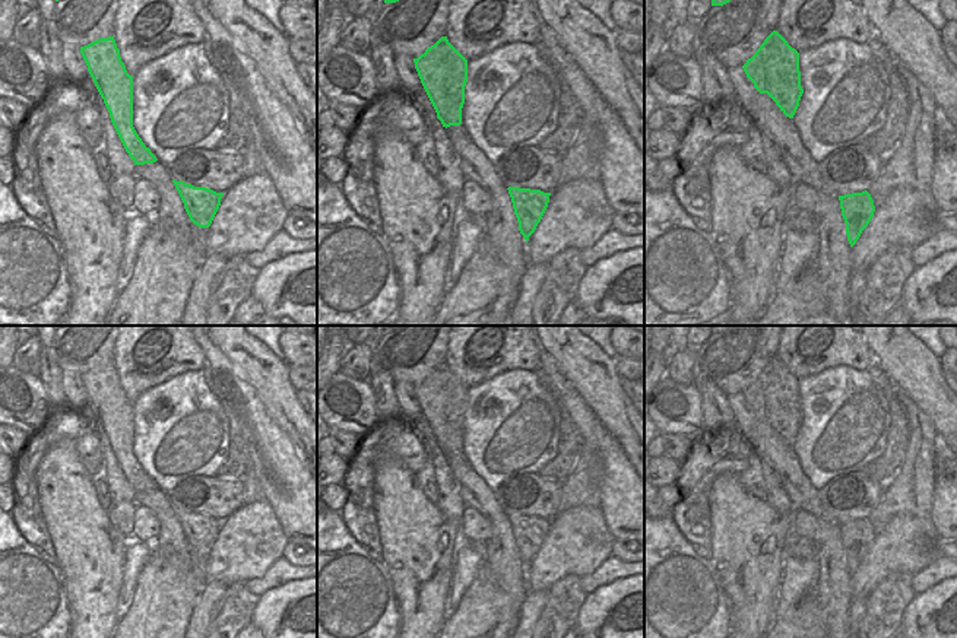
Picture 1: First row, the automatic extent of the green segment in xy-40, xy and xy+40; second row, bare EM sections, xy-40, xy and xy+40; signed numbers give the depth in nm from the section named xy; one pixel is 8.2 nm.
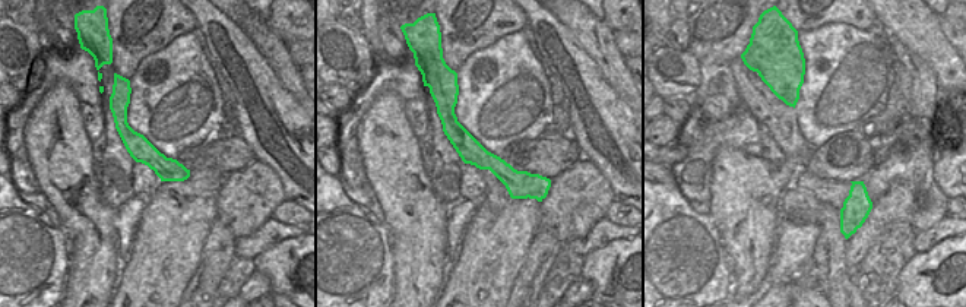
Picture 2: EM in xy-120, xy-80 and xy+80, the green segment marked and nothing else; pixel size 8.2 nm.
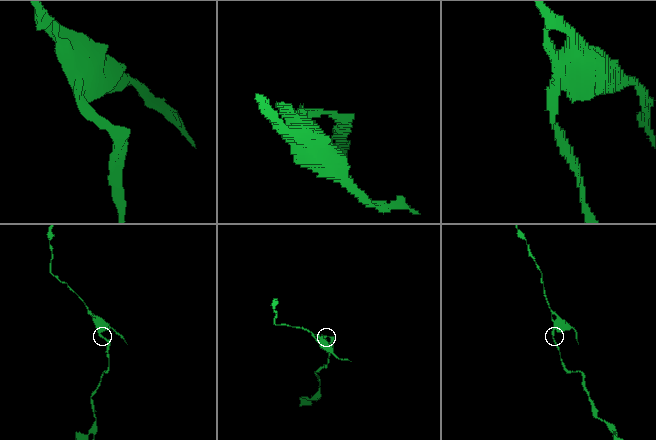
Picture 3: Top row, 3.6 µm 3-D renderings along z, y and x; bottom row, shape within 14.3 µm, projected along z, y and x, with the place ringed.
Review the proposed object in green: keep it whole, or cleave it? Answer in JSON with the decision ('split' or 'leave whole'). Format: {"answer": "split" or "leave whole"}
{"answer": "split"}

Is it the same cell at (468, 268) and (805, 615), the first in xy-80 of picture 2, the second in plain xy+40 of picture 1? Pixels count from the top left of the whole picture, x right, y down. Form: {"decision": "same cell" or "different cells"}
{"decision": "same cell"}

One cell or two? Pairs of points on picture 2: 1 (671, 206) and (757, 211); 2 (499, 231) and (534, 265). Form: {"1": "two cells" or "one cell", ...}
{"1": "two cells", "2": "two cells"}

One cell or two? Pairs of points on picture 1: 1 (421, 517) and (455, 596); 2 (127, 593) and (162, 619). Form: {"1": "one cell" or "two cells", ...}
{"1": "two cells", "2": "two cells"}

